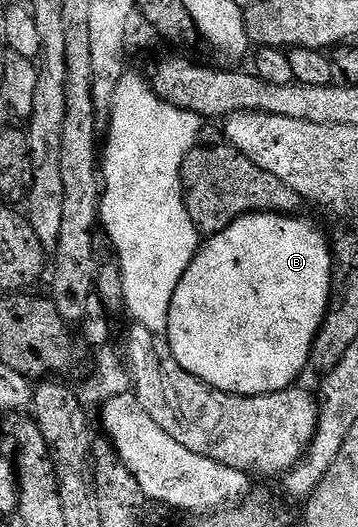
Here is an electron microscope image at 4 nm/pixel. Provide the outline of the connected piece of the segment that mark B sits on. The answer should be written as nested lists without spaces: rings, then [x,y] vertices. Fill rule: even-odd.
[[[251,213],[249,217],[241,217],[230,223],[222,233],[207,236],[201,242],[198,253],[192,259],[188,271],[184,271],[184,279],[176,287],[176,295],[172,295],[172,307],[168,311],[168,328],[165,336],[172,347],[172,355],[184,371],[188,371],[198,381],[219,389],[225,393],[239,393],[242,397],[255,397],[265,393],[279,393],[291,388],[294,381],[306,365],[311,364],[314,351],[314,341],[326,317],[326,309],[330,306],[330,295],[334,284],[334,254],[331,242],[310,221],[305,221],[302,215],[283,215],[280,213]]]

